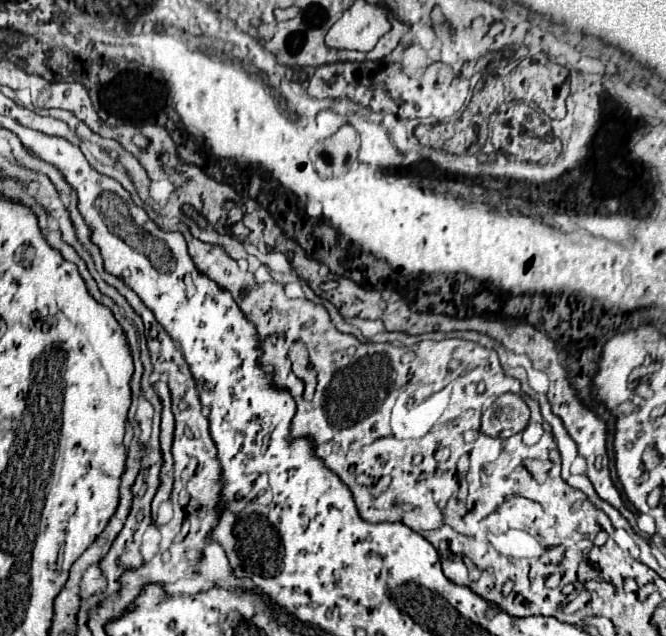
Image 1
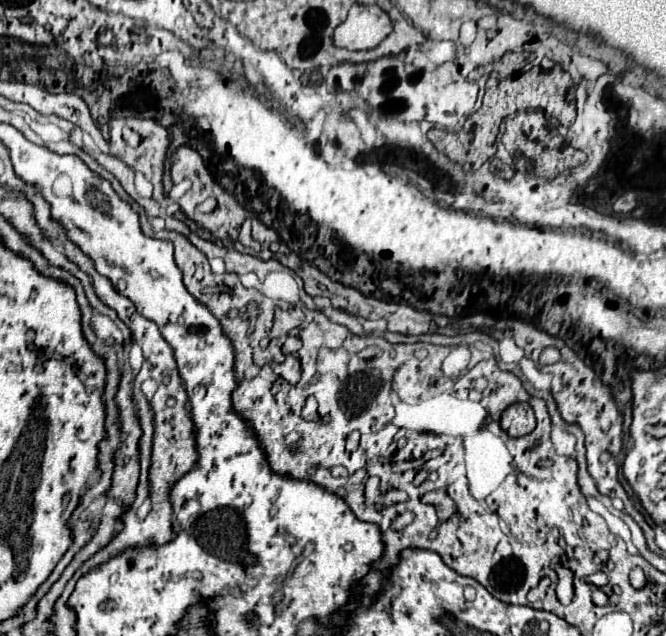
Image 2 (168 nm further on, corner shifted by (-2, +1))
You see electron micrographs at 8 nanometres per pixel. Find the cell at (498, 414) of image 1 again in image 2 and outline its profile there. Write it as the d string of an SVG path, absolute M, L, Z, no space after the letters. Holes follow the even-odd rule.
M513 403L501 413L501 429L511 437L523 437L535 429L535 415L529 403Z

